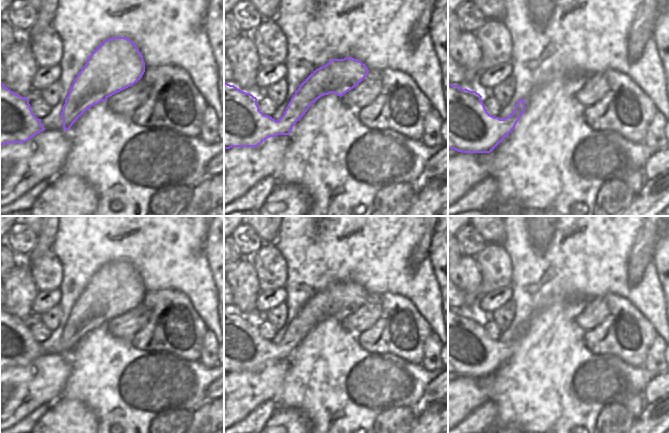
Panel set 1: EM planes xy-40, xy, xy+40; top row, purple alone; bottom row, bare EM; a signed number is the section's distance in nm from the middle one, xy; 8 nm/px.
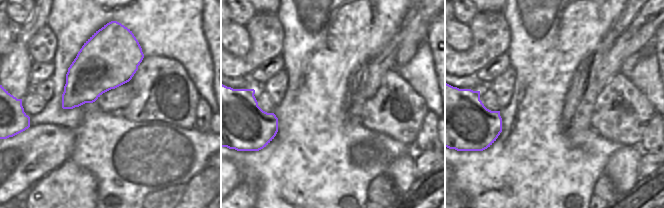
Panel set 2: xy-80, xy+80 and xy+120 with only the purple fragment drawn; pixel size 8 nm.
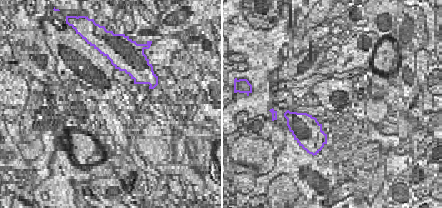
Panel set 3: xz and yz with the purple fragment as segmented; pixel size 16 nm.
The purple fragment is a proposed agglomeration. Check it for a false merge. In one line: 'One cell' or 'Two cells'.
One cell

